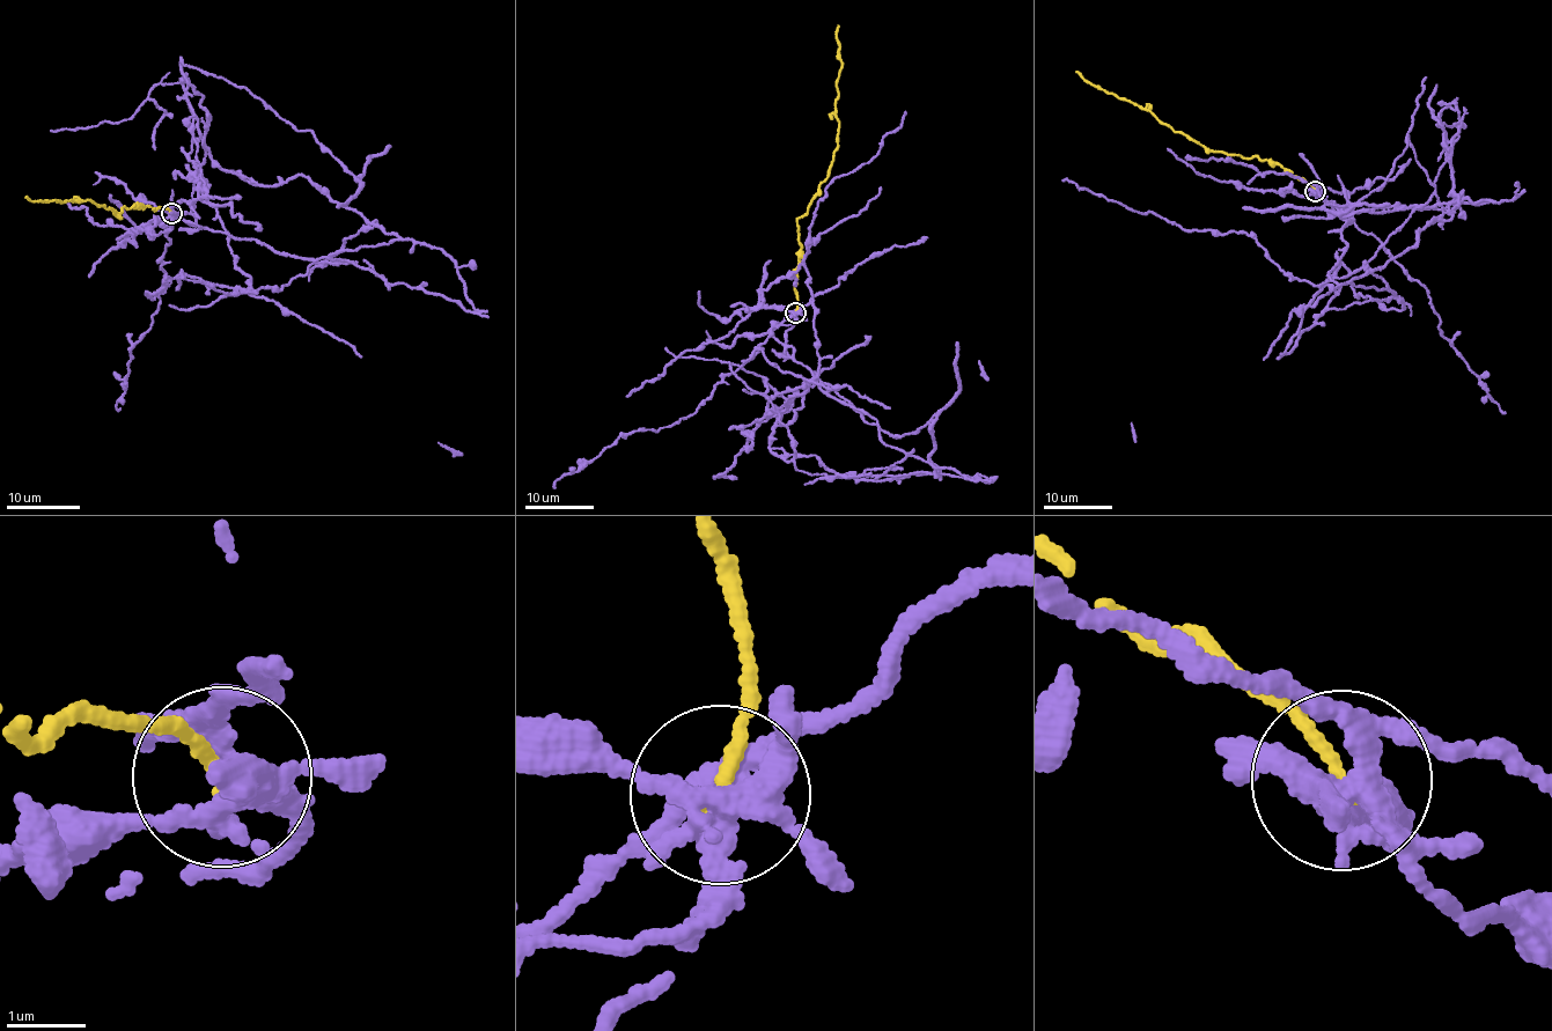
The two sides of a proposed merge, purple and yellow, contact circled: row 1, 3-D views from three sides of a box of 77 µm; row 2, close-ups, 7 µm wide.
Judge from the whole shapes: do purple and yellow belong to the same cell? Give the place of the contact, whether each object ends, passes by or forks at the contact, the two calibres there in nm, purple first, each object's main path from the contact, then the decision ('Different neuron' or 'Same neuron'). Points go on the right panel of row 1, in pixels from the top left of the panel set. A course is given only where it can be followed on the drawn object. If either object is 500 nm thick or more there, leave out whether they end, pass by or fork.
Place: (1315, 191). At the ring purple forks. At the ring yellow ends. Thickness 360 nm (purple) against 130 nm. Course of purple: (1315, 191), (1348, 201), (1339, 291), (1287, 352), (1457, 200), (1450, 148), (1317, 285), (1063, 182). Course of yellow: (1315, 191), (1309, 183), (1281, 166), (1207, 149), (1156, 120), (1148, 110), (1085, 81), (1075, 71). Different neuron

